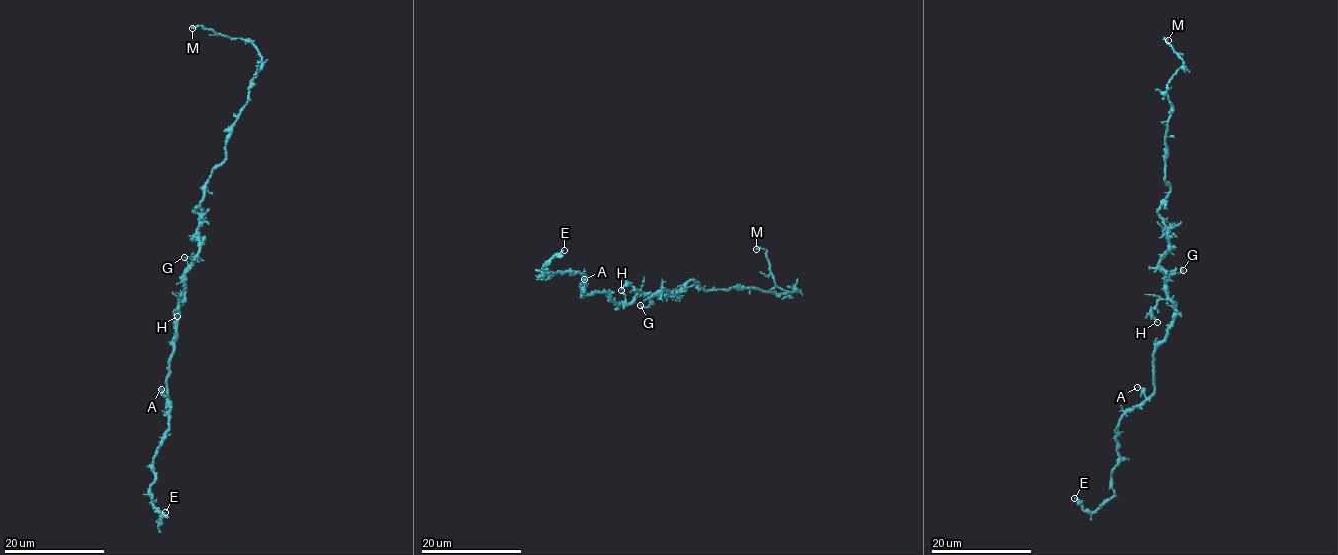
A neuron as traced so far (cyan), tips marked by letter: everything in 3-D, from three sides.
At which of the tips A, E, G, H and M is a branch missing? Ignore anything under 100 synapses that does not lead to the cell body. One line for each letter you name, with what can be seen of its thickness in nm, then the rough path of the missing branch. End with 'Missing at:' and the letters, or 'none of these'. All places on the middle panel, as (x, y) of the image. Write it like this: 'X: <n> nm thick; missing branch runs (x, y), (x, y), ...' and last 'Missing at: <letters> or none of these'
M: 220 nm thick; missing branch runs (756, 249), (726, 265), (718, 266), (706, 260), (668, 259)
Missing at: M

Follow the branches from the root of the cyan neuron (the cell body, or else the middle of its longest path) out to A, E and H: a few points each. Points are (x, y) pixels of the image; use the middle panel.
A: (655, 293), (642, 294), (628, 304), (616, 305), (604, 292), (582, 297), (584, 279)
E: (655, 293), (616, 305), (604, 292), (582, 297), (585, 278), (578, 272), (538, 277), (564, 250)
H: (655, 293), (642, 294), (636, 297), (637, 291), (630, 284), (621, 290)

